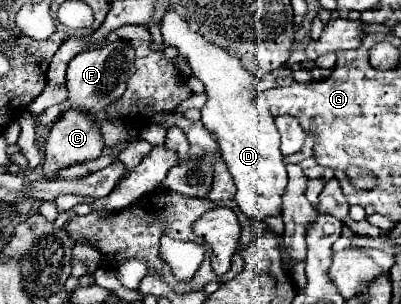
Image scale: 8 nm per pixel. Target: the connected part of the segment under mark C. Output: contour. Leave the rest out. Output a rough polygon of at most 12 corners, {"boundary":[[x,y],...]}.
{"boundary":[[67,110],[45,142],[45,178],[103,152],[99,124]]}

